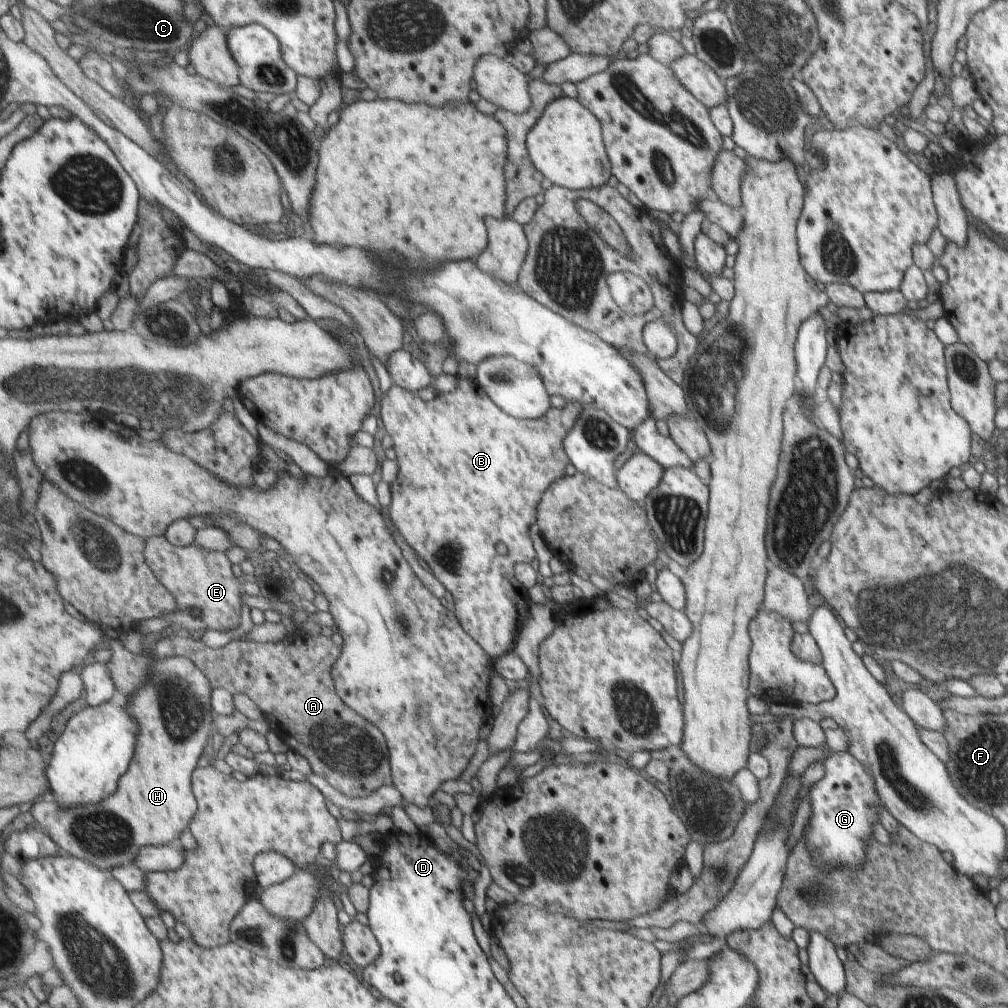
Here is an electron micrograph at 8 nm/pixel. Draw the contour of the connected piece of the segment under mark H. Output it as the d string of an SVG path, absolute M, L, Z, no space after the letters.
M151 656L146 681L130 696L130 698L128 698L127 704L129 704L132 714L140 720L139 744L136 746L136 753L133 755L127 772L119 780L117 792L99 804L79 804L79 806L73 804L71 808L61 808L61 804L55 800L43 800L35 804L29 804L28 809L30 809L30 813L33 819L37 822L38 827L40 827L41 830L44 830L46 834L49 834L52 840L60 846L65 854L77 856L77 858L83 858L87 860L87 862L97 864L97 866L100 866L102 869L111 869L114 866L125 863L134 864L138 852L144 846L162 847L173 844L173 842L180 845L179 842L177 842L177 838L189 828L193 817L198 814L198 802L193 790L192 778L195 776L197 764L199 764L199 758L205 755L204 752L207 748L207 740L209 740L211 734L215 733L216 729L215 724L213 723L213 719L215 718L212 705L213 691L214 689L211 688L211 682L207 680L207 676L201 672L201 668L199 668L199 665L192 658L189 658L188 656L178 656L176 658L165 657L164 659L155 659Z

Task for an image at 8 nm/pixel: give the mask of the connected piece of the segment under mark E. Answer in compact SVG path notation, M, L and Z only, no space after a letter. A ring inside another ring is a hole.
M165 535L154 536L146 539L144 555L146 556L149 566L155 571L162 583L172 592L175 597L177 608L169 614L165 614L165 620L169 621L168 631L193 631L203 633L211 631L233 631L241 622L241 606L243 606L243 586L242 577L235 576L233 564L227 558L225 552L212 551L203 548L195 543L192 545L179 546L174 545ZM199 610L199 616L193 612Z

